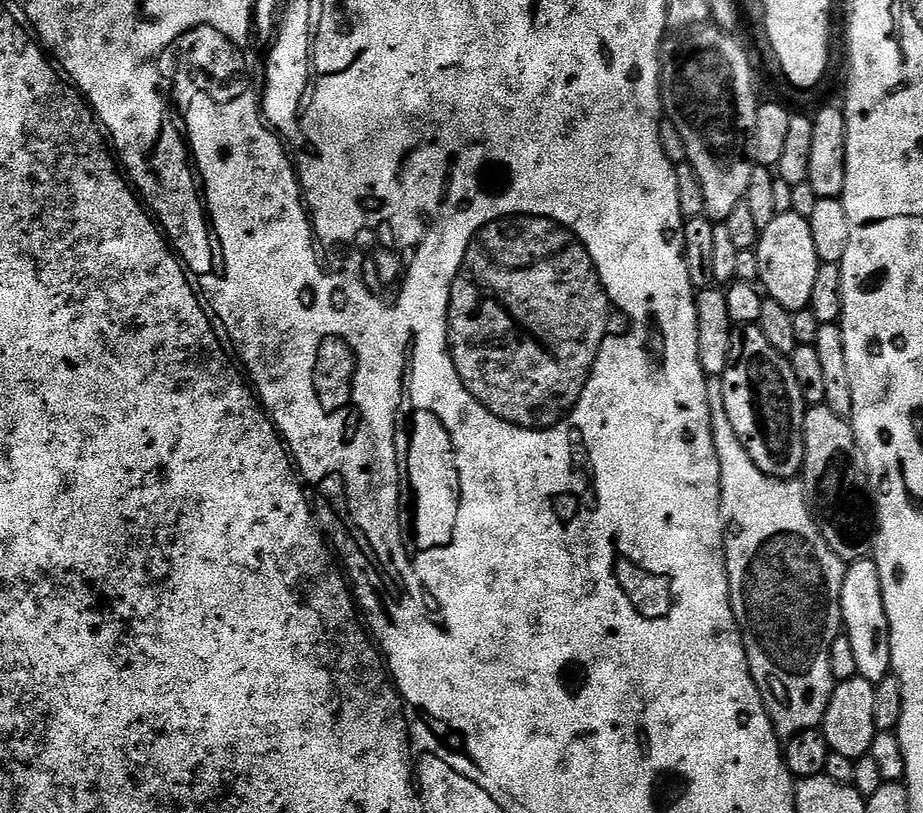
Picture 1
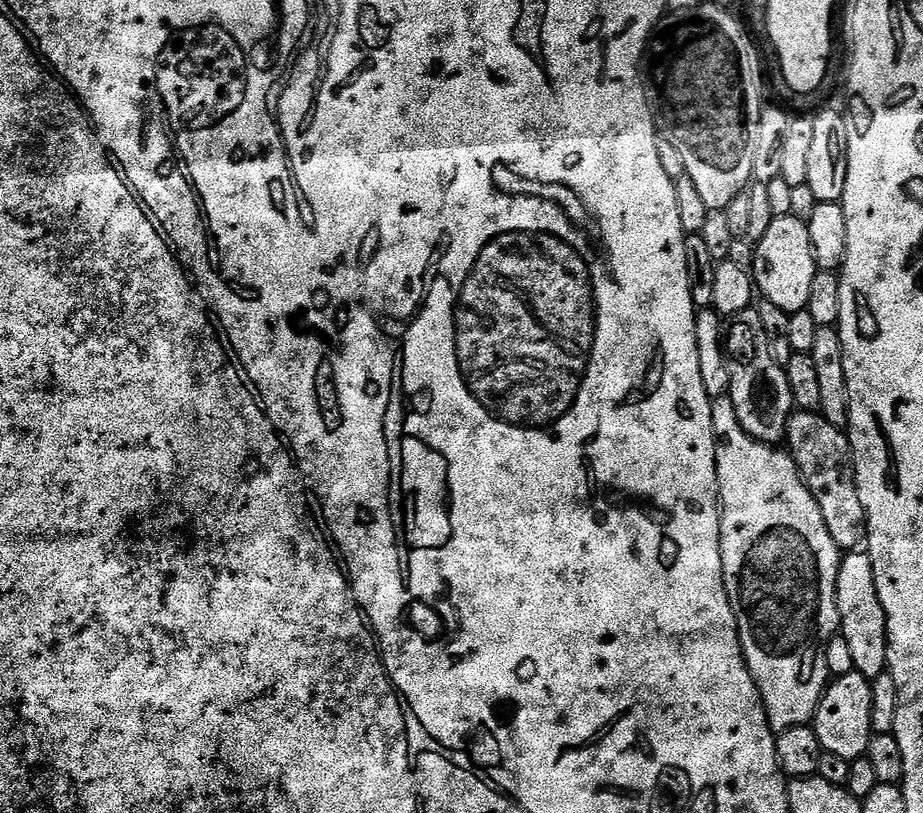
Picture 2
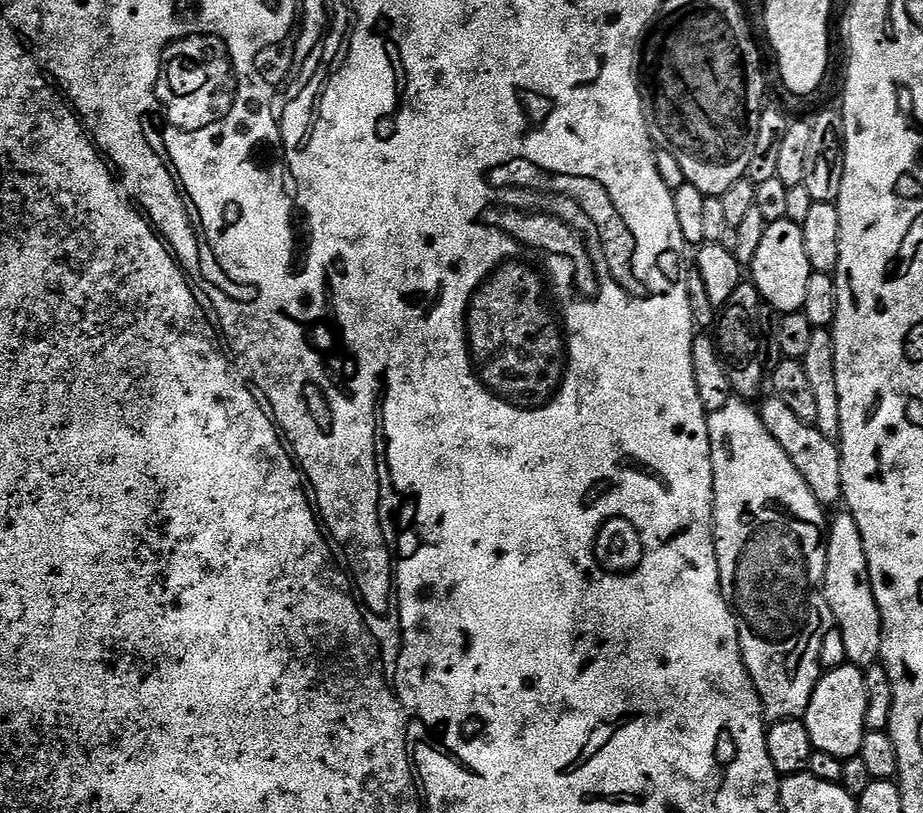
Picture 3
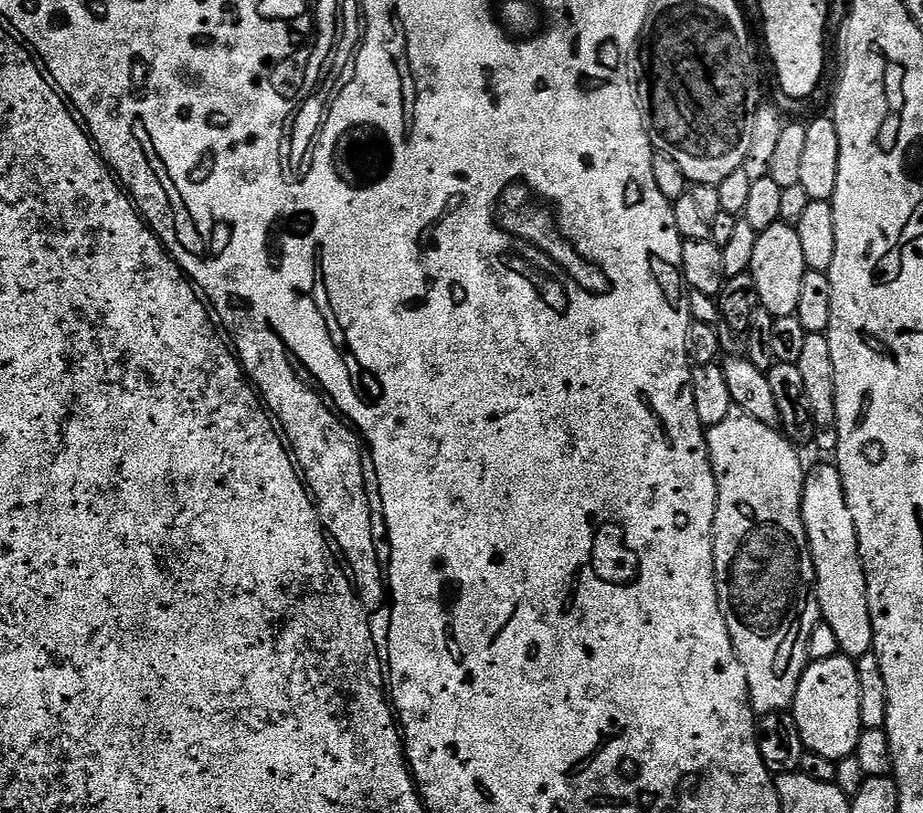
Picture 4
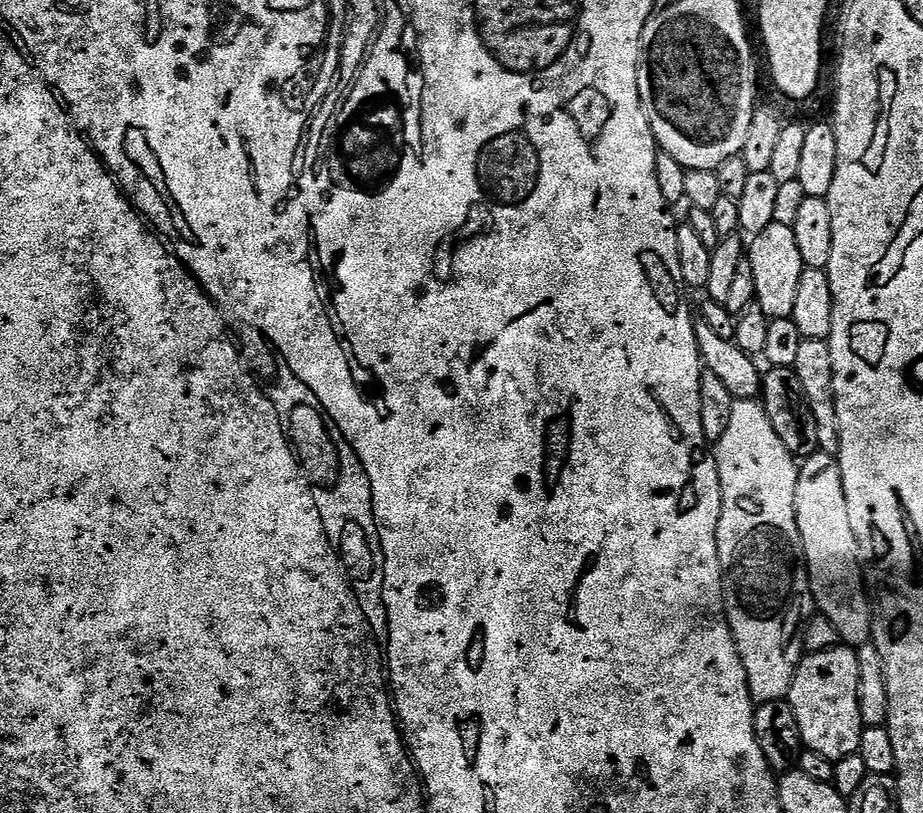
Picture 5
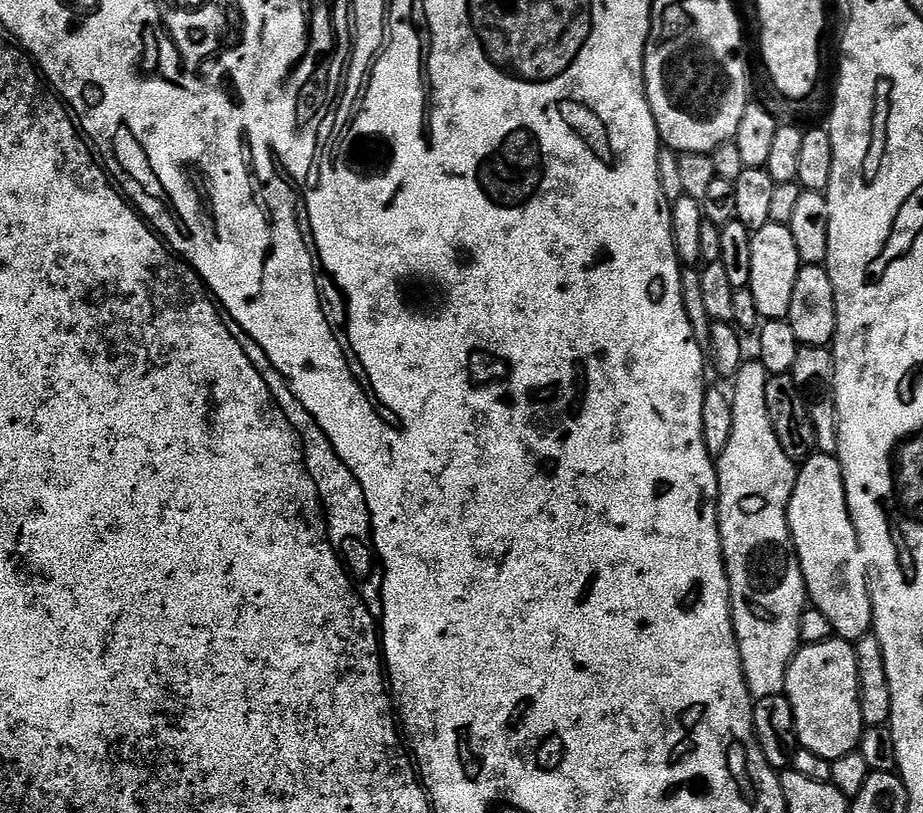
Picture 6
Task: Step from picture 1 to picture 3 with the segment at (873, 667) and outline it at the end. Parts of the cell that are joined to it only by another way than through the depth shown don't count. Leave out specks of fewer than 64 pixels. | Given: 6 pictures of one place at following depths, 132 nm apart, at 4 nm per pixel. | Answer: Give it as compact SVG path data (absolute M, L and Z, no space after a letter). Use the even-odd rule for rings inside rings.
M843 514L831 524L826 532L826 562L822 596L832 611L835 627L842 634L847 663L867 670L880 660L882 650L882 626L880 611L874 598L874 590L868 573L866 550L862 534L851 514Z

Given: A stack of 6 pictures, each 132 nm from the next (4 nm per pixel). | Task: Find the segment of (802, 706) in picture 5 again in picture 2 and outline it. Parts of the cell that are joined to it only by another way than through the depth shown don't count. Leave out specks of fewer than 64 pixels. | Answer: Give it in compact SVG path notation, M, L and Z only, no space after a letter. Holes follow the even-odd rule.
M855 670L837 676L824 689L824 697L816 708L814 727L820 744L826 752L838 754L838 758L859 760L868 751L872 730L872 686L862 673Z

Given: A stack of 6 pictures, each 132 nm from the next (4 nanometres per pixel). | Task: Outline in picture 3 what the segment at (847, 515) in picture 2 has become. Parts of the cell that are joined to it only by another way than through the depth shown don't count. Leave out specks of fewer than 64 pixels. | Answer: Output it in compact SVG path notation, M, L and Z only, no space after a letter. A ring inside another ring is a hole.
M769 398L764 405L759 405L758 411L766 430L770 430L778 446L786 450L798 474L806 478L806 486L810 486L814 498L818 498L818 502L825 506L836 503L839 505L844 494L839 443L833 437L822 434L822 430L816 424L807 424L805 420L798 418L798 414L794 414L794 410L790 410L790 406L786 406L786 402L781 400Z

